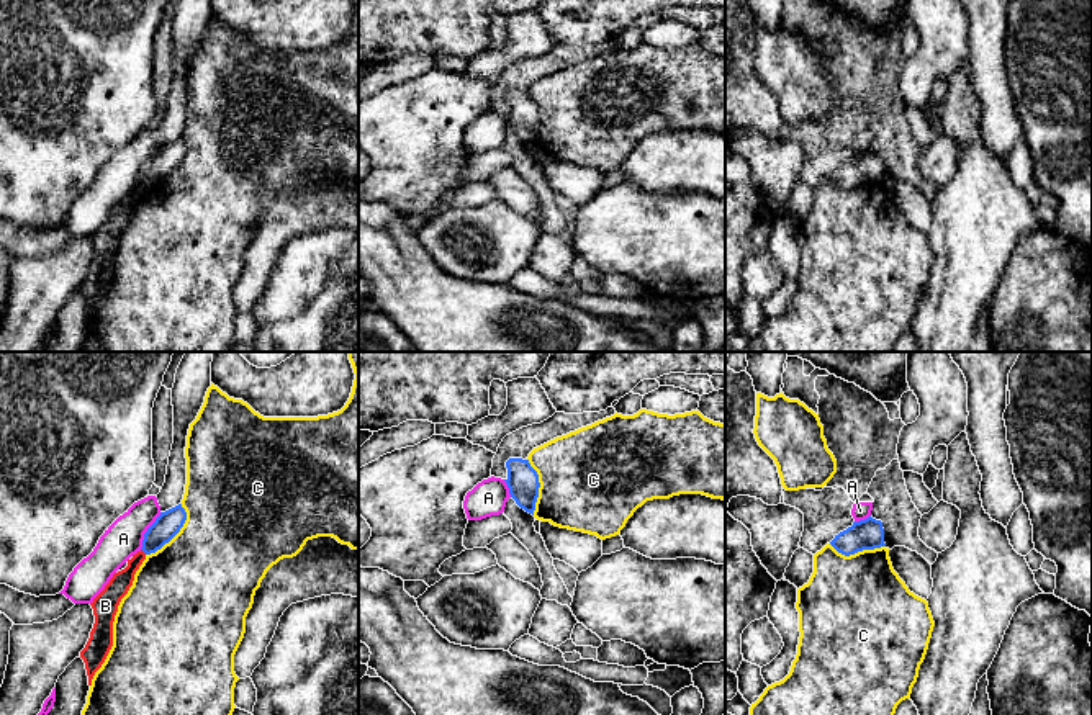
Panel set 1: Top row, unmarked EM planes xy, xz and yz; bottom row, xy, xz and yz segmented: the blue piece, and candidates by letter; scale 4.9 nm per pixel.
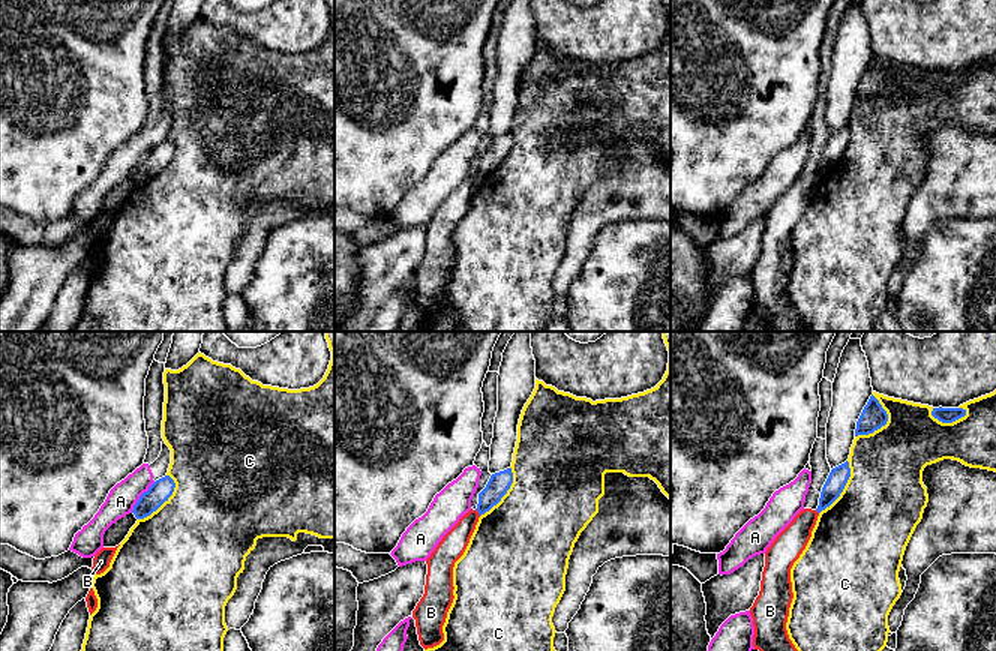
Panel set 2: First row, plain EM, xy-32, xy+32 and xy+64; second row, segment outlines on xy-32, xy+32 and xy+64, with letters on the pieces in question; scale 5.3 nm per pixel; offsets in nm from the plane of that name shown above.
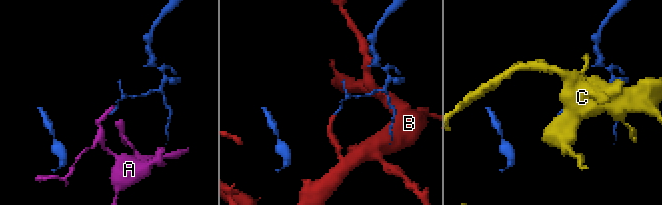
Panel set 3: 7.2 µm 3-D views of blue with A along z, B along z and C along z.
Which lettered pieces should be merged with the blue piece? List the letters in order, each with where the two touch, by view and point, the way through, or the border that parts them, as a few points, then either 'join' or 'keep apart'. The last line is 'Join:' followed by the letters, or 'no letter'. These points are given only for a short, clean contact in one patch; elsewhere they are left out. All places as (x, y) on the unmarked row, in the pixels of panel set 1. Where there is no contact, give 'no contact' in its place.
A: meets blue in xy at (148, 164); border along xy (161, 146), (144, 167), (139, 182); keep apart
B: meets blue in xy at (144, 185); keep apart
C: meets blue in xy at (175, 167); keep apart
Join: no letter

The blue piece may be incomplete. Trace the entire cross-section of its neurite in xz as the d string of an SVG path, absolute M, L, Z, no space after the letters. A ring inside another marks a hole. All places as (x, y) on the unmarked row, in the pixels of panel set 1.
M509 92L506 101L508 111L504 115L511 131L521 142L534 149L540 121L537 105L530 100L529 93L522 92Z

